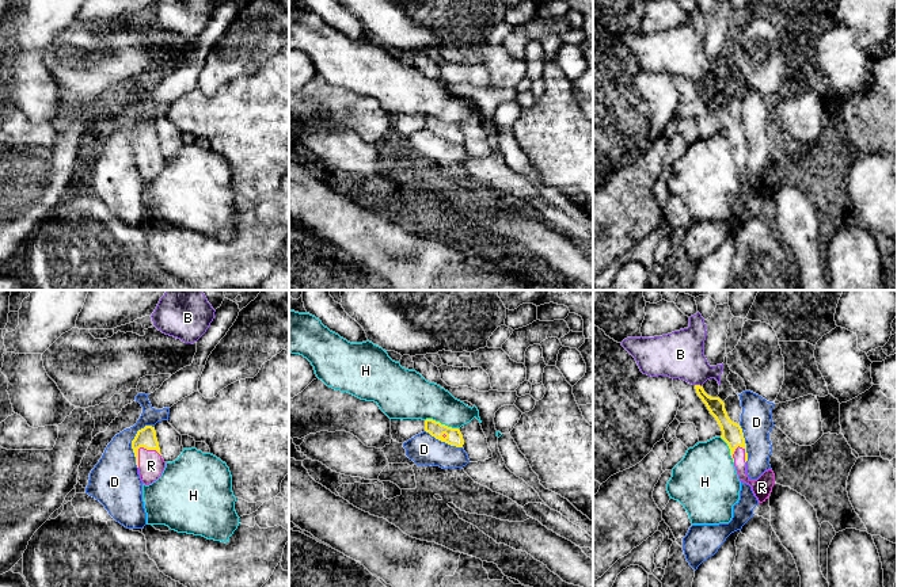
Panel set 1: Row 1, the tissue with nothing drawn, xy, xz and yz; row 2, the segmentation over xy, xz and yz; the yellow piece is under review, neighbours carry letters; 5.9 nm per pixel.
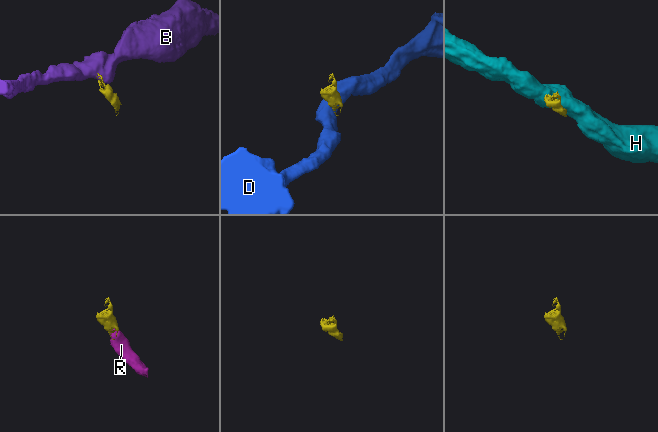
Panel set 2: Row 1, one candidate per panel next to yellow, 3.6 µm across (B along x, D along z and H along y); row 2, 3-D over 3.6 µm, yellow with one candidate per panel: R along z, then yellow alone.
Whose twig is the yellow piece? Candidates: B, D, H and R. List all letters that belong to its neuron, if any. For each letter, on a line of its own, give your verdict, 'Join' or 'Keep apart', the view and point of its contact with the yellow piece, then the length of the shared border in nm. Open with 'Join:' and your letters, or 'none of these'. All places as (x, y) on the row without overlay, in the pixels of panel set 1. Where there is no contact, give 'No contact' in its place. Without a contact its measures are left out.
Join: R
B: Keep apart. Touches yellow at yz (698, 82). Shared border 40 nm
D: Keep apart. Touches yellow at xy (132, 140). Shared border 280 nm
H: Keep apart. Touches yellow at xz (440, 119). Shared border 200 nm
R: Join. Touches yellow at xy (140, 143). Shared border 160 nm

